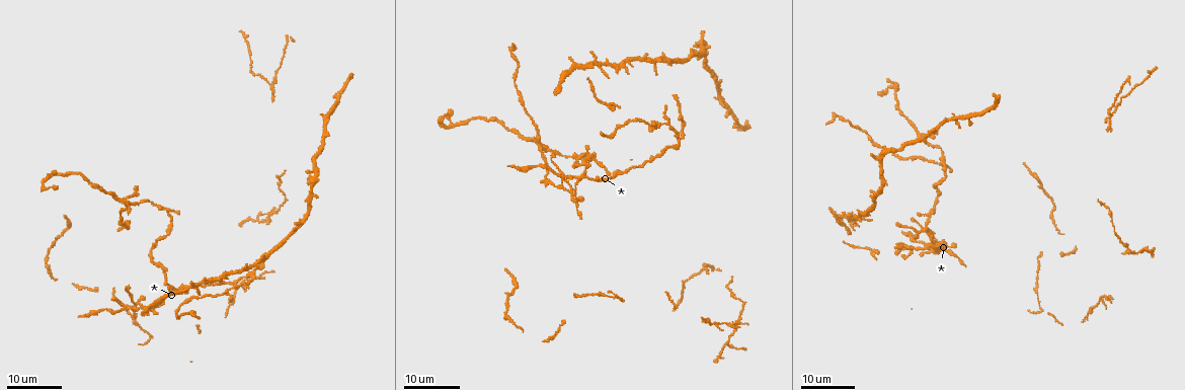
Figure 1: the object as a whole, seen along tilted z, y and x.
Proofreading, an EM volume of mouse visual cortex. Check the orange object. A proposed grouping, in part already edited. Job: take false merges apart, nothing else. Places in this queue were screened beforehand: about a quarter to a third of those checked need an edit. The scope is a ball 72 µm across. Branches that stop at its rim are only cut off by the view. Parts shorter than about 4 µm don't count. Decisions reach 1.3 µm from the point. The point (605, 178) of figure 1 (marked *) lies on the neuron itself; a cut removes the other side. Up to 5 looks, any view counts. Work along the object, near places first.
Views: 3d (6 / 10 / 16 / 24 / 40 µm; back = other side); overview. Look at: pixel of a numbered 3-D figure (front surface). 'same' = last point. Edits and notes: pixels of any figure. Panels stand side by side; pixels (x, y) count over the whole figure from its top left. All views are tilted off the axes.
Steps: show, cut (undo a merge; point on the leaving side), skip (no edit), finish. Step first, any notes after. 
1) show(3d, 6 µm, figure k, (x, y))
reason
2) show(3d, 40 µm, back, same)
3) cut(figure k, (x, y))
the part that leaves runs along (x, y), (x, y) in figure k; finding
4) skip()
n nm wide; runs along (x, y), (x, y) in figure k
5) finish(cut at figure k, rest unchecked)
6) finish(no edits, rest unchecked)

show(3d, 24 µm, figure 1, (570, 191))
looks like a crossing

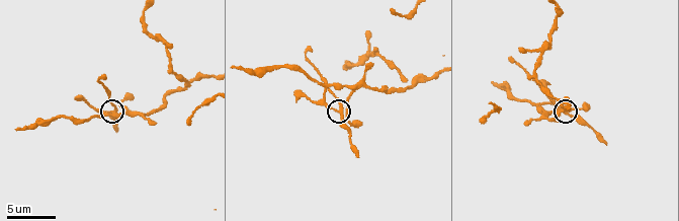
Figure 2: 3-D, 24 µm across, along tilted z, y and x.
show(3d, 10 µm, figure 2, (109, 110))

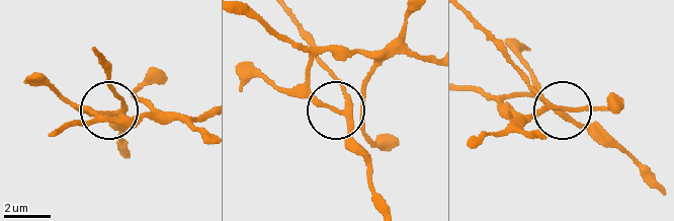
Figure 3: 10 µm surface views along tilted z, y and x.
skip()
runs along (540, 134), (524, 129), (557, 105), (563, 109), (528, 67) in figure 3; one neuron here

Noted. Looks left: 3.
show(3d, 16 µm, figure 1, (931, 245))
branch point

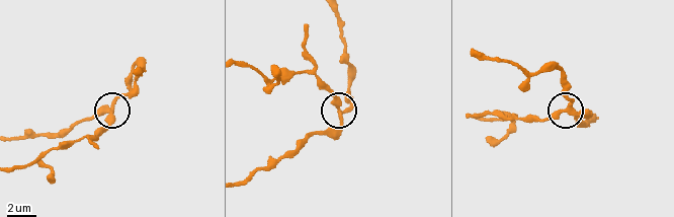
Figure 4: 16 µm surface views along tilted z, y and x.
show(3d, 10 µm, figure 4, (338, 111))

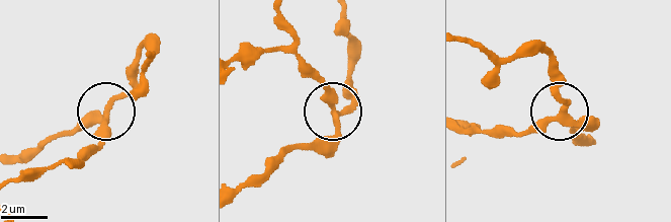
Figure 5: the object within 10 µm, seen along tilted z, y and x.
show(3d, 10 µm, back, figure 5, (562, 113))
from behind

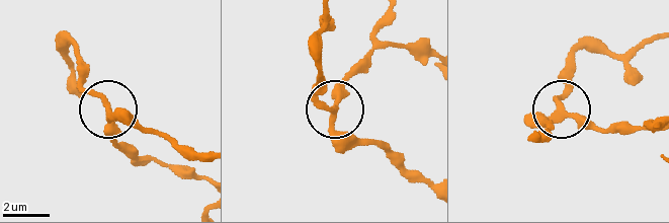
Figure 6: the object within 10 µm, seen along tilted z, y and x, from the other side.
skip()
runs along (427, 186), (405, 178), (375, 146), (344, 139), (314, 87) in figure 6; one neuron here

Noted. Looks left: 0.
finish(no edits, rest unchecked)

